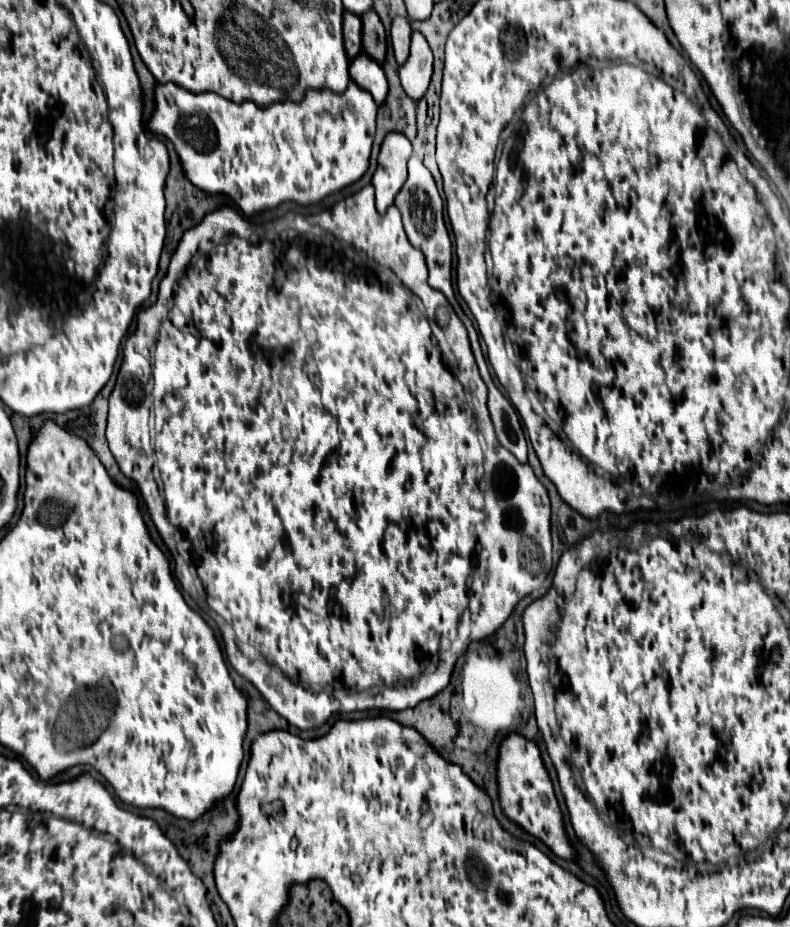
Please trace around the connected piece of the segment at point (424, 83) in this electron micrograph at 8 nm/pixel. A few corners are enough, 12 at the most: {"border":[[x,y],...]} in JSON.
{"border":[[421,32],[399,80],[411,100],[423,98],[433,74],[433,52]]}

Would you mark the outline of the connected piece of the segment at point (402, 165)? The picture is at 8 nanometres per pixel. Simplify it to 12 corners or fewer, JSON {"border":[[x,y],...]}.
{"border":[[389,132],[373,174],[377,212],[405,184],[411,142]]}

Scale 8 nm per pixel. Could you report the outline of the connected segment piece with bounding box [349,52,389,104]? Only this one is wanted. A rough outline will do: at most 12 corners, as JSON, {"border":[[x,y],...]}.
{"border":[[361,52],[351,60],[349,76],[377,104],[389,92],[381,64]]}

